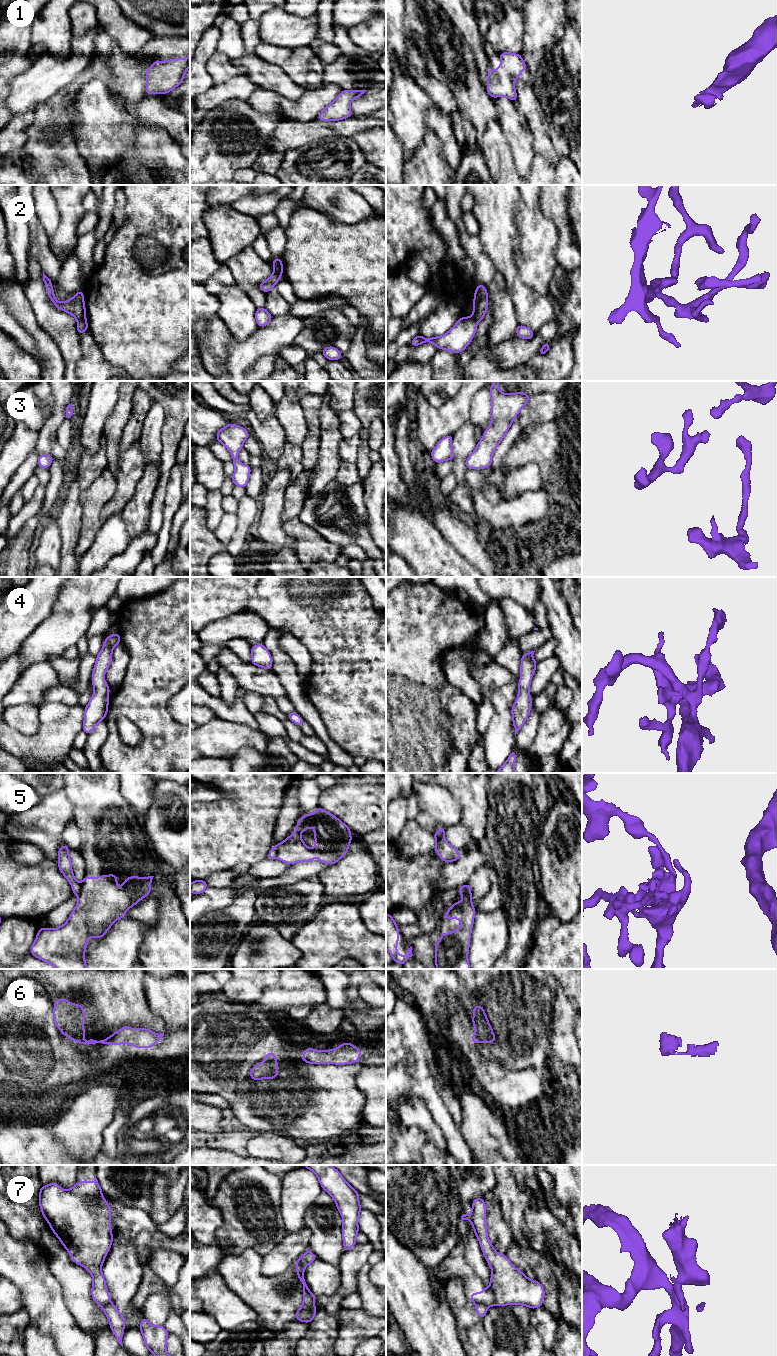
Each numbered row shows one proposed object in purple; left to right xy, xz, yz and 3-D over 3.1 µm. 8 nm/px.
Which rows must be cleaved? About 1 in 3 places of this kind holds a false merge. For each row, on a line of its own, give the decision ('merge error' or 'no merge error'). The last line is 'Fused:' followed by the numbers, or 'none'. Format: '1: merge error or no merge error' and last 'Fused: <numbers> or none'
1: no merge error
2: merge error
3: no merge error
4: no merge error
5: merge error
6: merge error
7: merge error
Fused: 2, 5, 6, 7

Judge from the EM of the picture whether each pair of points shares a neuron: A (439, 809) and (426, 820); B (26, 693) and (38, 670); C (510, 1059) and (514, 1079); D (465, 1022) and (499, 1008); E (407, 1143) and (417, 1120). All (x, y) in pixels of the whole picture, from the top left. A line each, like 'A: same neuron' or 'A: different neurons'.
A: different neurons
B: same neuron
C: different neurons
D: different neurons
E: different neurons

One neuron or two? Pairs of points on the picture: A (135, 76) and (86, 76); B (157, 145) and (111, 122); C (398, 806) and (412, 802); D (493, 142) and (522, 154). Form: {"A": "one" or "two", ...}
{"A": "one", "B": "one", "C": "two", "D": "two"}

